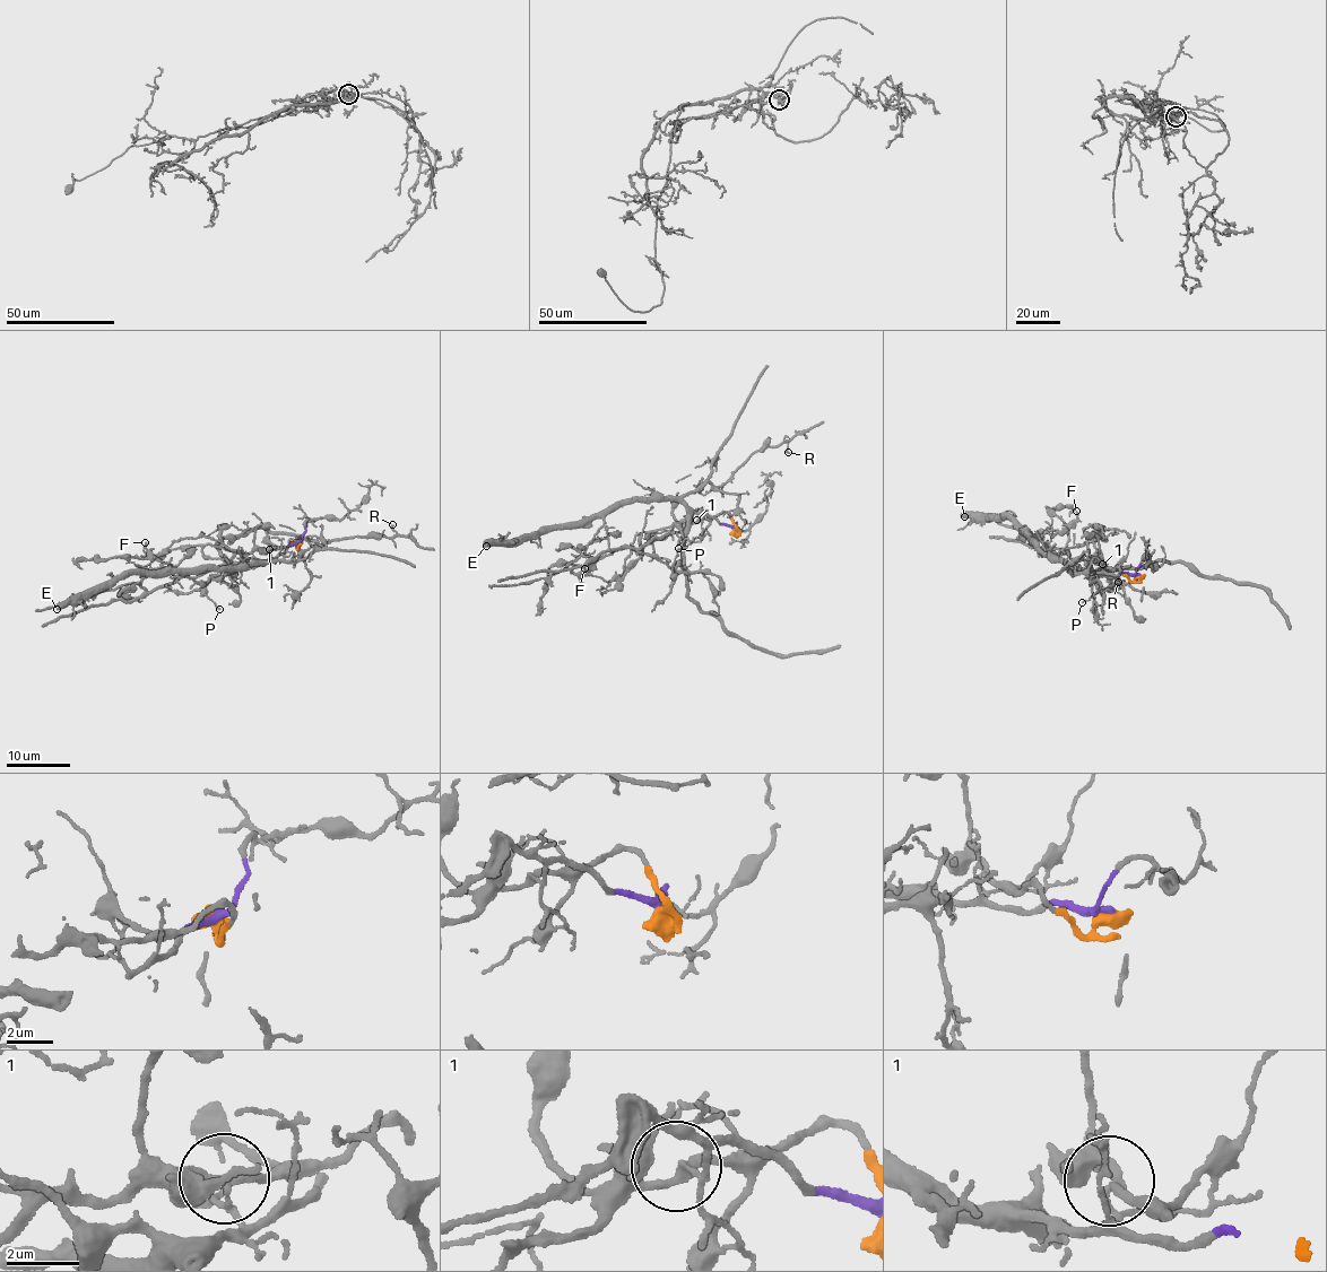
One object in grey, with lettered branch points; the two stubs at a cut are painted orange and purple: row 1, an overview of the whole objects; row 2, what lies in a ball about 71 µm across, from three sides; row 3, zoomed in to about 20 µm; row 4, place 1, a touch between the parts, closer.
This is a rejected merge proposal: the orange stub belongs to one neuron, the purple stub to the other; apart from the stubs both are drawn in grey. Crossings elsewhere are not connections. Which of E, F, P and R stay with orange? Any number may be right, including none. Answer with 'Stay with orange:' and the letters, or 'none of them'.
Stay with orange: F, P

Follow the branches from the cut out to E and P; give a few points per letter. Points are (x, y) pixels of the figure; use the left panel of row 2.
E: (297, 541), (263, 564), (118, 577), (85, 595), (66, 599), (57, 610)
P: (297, 541), (297, 549), (300, 540), (293, 540), (233, 554), (194, 578), (209, 578), (204, 594), (220, 609)

